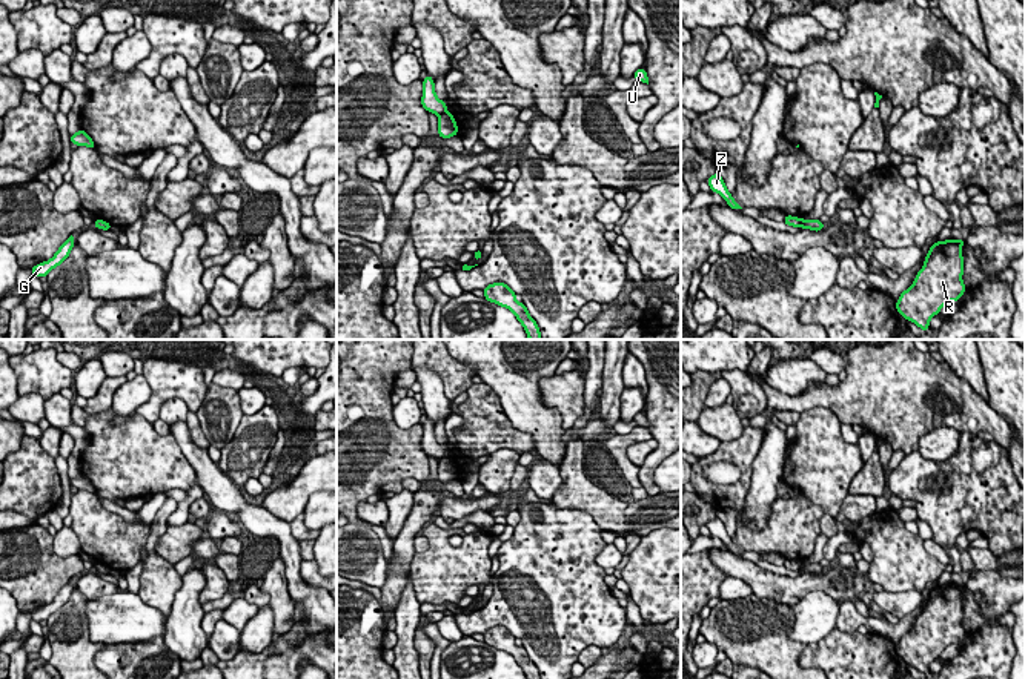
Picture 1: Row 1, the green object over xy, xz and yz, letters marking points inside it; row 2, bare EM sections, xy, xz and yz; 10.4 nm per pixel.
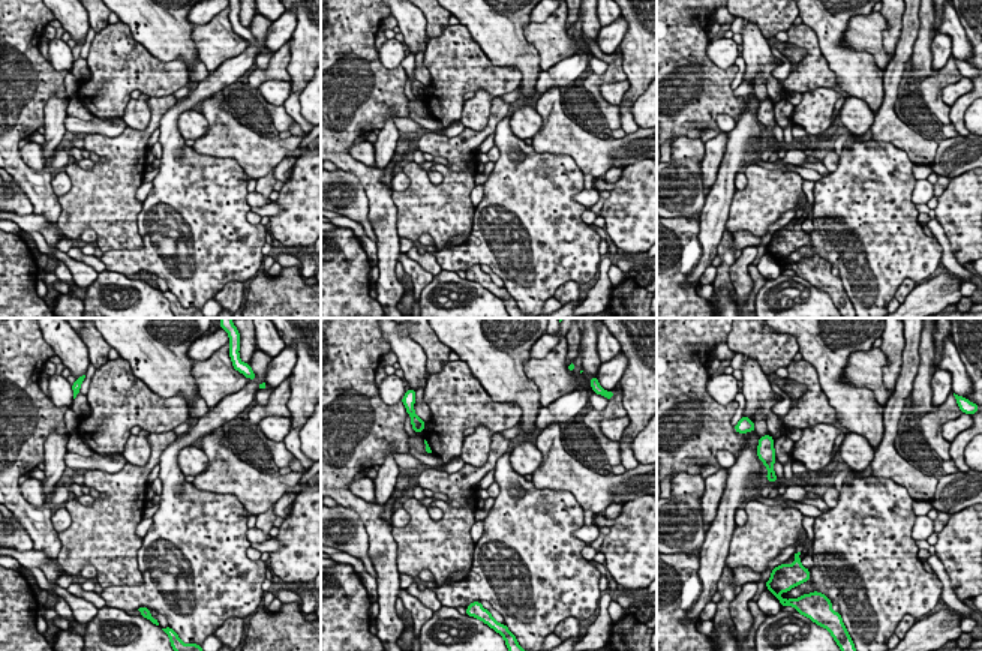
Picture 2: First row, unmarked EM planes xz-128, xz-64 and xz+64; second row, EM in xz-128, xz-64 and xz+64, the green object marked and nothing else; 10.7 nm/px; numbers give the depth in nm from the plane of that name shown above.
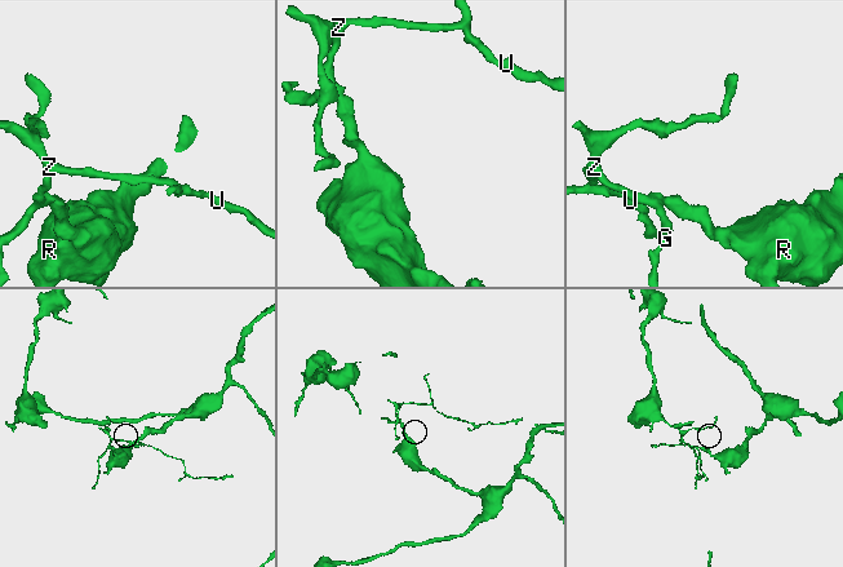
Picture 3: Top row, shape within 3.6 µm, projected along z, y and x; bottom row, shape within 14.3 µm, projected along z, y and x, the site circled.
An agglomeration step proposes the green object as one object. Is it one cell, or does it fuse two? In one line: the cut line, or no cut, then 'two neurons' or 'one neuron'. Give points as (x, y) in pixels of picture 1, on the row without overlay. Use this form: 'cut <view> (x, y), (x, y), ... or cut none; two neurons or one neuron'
cut xz (444, 455), (438, 460); two neurons

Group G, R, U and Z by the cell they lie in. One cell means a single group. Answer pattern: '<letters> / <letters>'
G U Z / R

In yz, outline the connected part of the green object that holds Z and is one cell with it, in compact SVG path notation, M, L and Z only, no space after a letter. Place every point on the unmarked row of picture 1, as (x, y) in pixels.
M716 516L707 524L710 533L719 538L728 548L728 551L739 555L742 553L735 544L733 539L727 535L724 522Z

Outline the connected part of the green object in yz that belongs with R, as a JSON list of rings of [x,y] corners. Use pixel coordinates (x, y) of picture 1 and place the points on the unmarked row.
[[[964,584],[936,585],[925,601],[922,613],[913,628],[896,645],[899,659],[914,667],[924,676],[930,673],[930,664],[940,656],[948,645],[959,645],[965,636]]]

